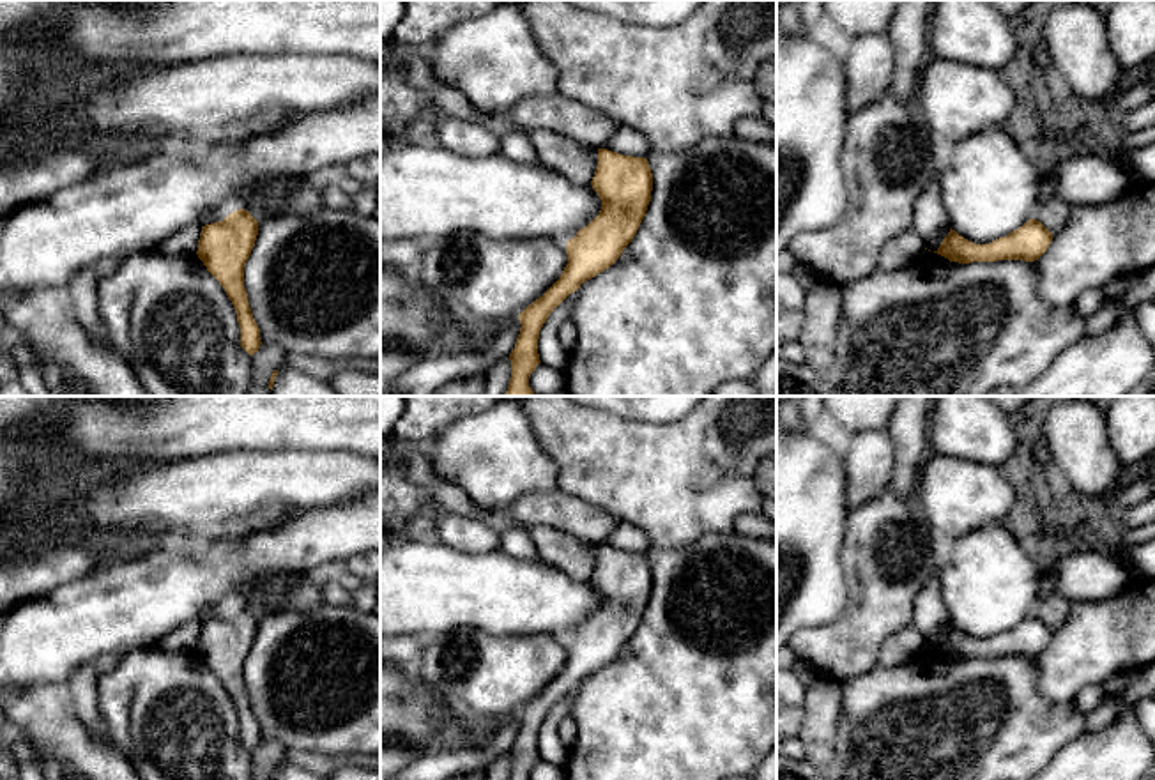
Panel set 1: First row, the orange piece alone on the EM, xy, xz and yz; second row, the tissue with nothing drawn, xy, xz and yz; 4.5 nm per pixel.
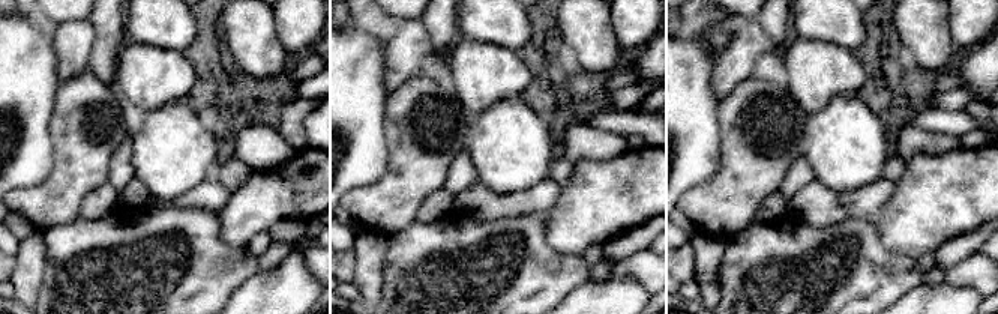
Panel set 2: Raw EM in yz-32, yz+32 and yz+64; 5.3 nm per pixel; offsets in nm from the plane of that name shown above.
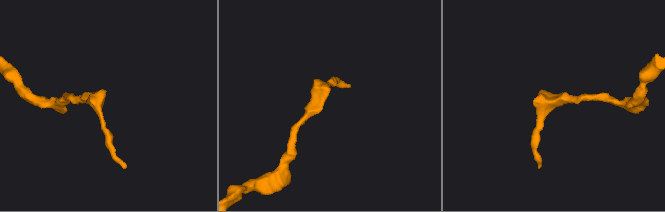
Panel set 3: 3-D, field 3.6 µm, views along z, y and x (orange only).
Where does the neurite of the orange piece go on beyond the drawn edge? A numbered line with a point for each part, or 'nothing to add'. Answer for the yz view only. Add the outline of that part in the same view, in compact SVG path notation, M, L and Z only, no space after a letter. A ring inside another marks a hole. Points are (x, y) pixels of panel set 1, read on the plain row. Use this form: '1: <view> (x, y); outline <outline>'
nothing to add

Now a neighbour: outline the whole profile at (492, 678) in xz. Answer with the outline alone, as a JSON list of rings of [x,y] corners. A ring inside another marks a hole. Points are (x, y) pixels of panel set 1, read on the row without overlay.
[[[458,628],[426,640],[417,670],[425,683],[478,722],[502,722],[539,695],[566,660],[566,642],[554,637],[492,637],[481,630]]]

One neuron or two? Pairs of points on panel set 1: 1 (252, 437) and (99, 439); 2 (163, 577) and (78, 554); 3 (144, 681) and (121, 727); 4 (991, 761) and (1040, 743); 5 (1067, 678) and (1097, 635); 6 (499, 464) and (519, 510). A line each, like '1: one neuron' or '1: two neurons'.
1: one neuron
2: two neurons
3: one neuron
4: one neuron
5: one neuron
6: two neurons

